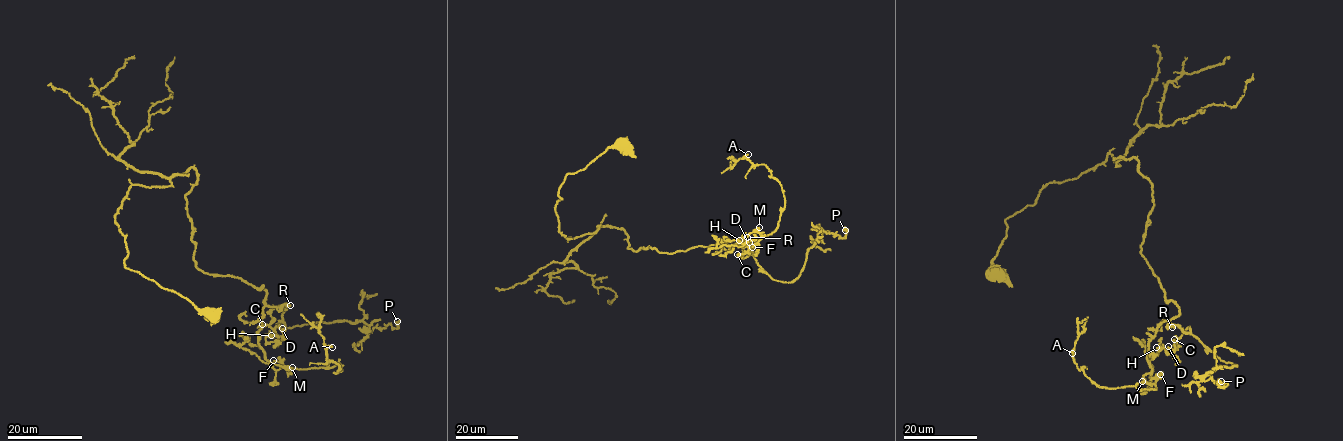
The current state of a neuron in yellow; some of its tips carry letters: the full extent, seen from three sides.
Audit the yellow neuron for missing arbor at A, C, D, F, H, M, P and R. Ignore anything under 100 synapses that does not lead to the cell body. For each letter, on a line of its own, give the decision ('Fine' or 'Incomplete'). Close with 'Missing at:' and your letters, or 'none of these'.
A: Fine
C: Fine
D: Fine
F: Fine
H: Fine
M: Fine
P: Fine
R: Fine
Missing at: none of these

